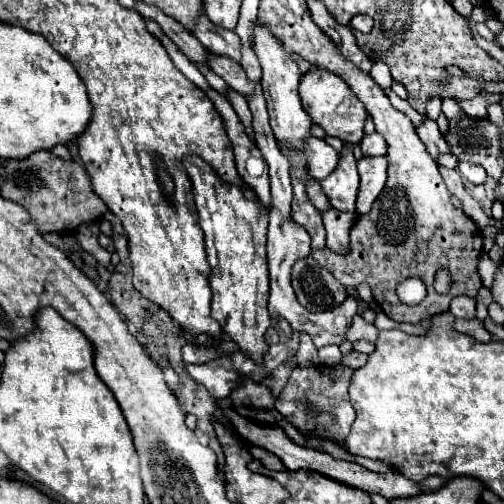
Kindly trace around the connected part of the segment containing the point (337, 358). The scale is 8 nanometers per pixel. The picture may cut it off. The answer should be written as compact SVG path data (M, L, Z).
M327 346L327 348L319 348L319 358L323 366L337 366L341 364L341 352L337 346Z

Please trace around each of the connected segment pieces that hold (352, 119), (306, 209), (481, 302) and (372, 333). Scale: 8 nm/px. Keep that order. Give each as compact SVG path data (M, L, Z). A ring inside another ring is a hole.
M313 68L301 78L299 96L303 102L305 112L311 116L315 124L319 124L329 136L341 138L345 144L359 144L363 138L363 124L367 118L367 110L361 104L361 100L353 94L353 90L347 86L347 82L333 72Z
M293 180L293 204L291 204L291 216L297 224L301 224L309 236L311 236L311 246L313 248L323 248L325 246L325 228L319 210L309 202L309 196L301 182Z
M481 288L479 290L479 294L477 294L477 320L481 322L481 324L485 324L485 320L487 320L487 306L493 302L493 298L491 298L491 292L489 292L489 288Z
M355 316L355 322L351 324L351 330L347 330L347 338L351 342L355 342L355 340L375 342L377 336L379 336L379 330L373 324L367 324L361 316Z

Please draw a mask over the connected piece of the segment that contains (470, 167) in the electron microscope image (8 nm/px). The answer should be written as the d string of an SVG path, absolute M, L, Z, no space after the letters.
M465 160L459 162L459 172L461 172L469 182L473 182L473 184L483 184L485 178L487 178L483 166L471 164L471 162L465 162Z

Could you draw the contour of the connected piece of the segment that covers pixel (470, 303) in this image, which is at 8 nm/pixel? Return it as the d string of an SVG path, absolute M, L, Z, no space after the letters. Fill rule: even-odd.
M457 296L451 300L451 308L449 312L455 318L465 318L465 320L473 320L475 318L475 300L467 298L467 296Z

